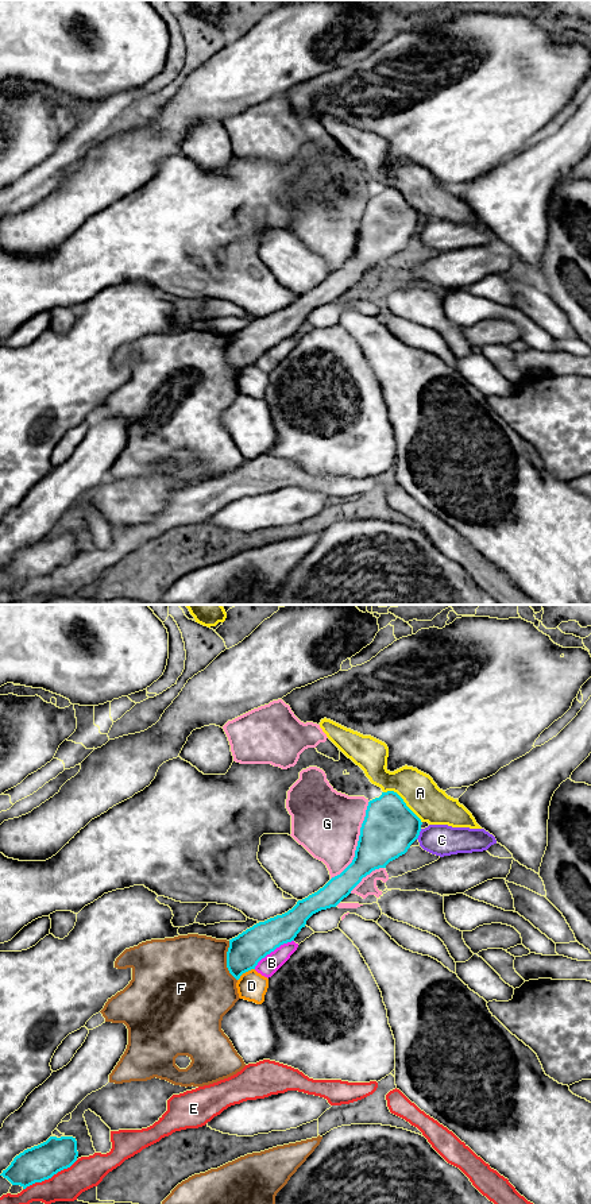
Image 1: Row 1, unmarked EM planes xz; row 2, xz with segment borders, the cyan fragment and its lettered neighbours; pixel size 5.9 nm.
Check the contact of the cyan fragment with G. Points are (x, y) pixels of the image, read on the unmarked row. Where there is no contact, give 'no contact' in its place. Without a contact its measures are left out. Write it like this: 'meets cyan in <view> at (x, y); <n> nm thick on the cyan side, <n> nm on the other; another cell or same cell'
meets cyan in xz at (358, 238); 320 nm thick on the cyan side, 400 nm on the other; another cell

